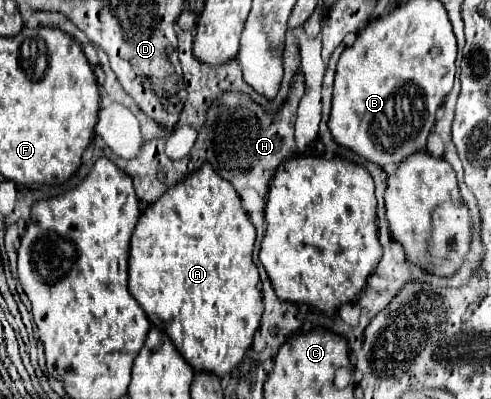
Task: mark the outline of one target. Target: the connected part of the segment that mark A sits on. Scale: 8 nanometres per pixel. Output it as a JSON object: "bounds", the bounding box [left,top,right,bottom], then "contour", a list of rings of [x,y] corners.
{"bounds":[128,161,262,377],"contour":[[[208,161],[170,187],[136,223],[130,241],[128,289],[148,319],[174,341],[176,349],[194,369],[206,369],[224,377],[240,365],[252,345],[252,335],[262,317],[260,277],[252,261],[254,239],[254,225],[242,209],[238,193]]]}

